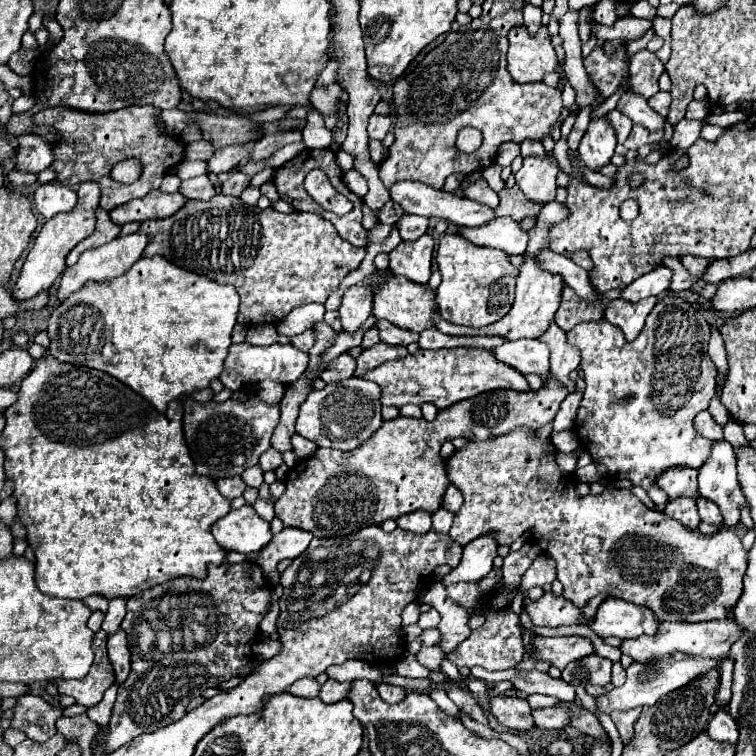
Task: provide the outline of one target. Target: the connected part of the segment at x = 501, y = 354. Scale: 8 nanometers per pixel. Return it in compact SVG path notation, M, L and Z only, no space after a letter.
M541 340L503 342L491 348L491 352L499 362L505 362L521 374L537 374L541 378L549 374L549 348Z

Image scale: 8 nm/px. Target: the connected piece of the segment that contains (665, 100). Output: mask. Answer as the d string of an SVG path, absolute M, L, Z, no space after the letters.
M657 92L655 96L651 96L651 98L647 100L647 104L649 104L655 112L659 112L661 116L667 116L667 112L669 112L669 102L671 102L671 94L669 94L669 92Z

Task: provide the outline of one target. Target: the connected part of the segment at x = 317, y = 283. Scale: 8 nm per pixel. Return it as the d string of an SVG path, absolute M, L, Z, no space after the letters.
M215 194L209 202L187 200L173 216L143 222L139 232L153 236L145 256L159 254L185 270L203 272L219 284L233 284L241 296L239 322L245 326L279 322L293 308L309 302L323 304L329 290L337 290L341 280L365 258L365 248L347 244L319 214L253 210L241 198L225 194Z

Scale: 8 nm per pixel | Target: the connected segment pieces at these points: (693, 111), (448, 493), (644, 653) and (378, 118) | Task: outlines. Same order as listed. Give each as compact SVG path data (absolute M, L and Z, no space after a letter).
M691 100L687 106L687 118L695 118L695 120L703 120L709 114L709 104L707 102L699 102L699 100Z
M449 484L447 490L445 490L445 494L443 494L443 502L441 502L441 506L447 508L447 510L451 510L451 512L457 512L457 510L461 508L461 502L463 502L461 492L455 490L453 484Z
M735 618L729 620L709 620L709 622L663 622L653 636L641 636L633 640L623 640L621 652L629 654L635 662L649 662L653 658L661 658L665 654L697 654L697 656L709 656L719 658L721 654L729 654L729 648L739 640L743 634L743 628L735 622Z
M373 114L369 118L369 126L367 126L367 132L371 138L377 138L377 140L383 140L385 134L389 132L391 128L391 118L389 116L381 116L381 114Z

